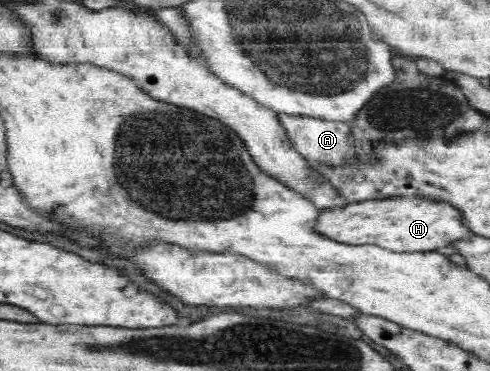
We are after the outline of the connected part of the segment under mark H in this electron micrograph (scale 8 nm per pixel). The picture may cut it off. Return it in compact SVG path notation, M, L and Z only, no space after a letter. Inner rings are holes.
M368 200L322 208L311 232L346 247L376 246L397 253L434 251L472 234L462 228L456 211L438 208L437 202L429 200Z

